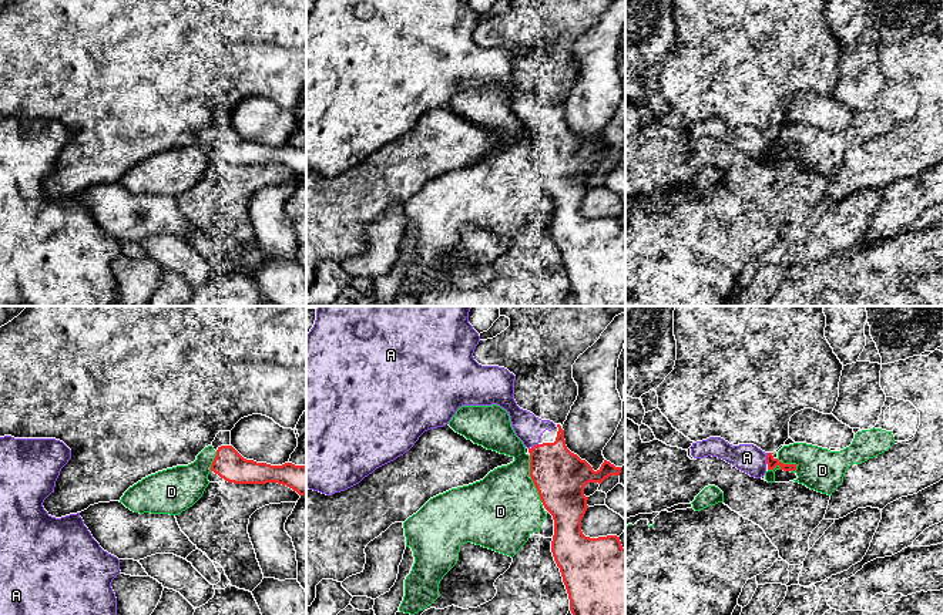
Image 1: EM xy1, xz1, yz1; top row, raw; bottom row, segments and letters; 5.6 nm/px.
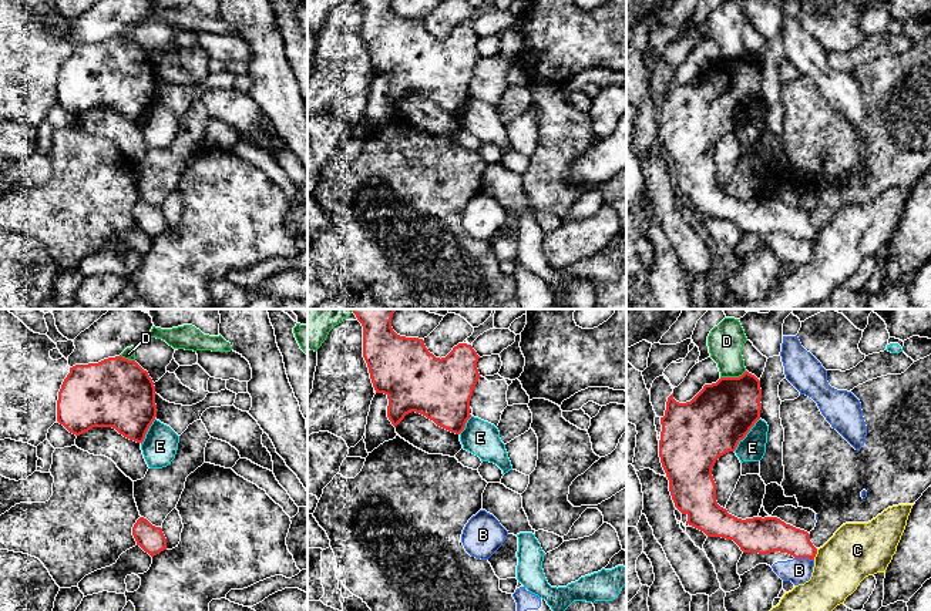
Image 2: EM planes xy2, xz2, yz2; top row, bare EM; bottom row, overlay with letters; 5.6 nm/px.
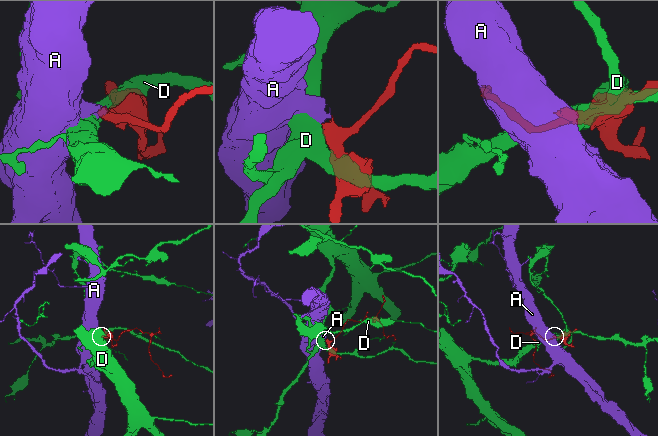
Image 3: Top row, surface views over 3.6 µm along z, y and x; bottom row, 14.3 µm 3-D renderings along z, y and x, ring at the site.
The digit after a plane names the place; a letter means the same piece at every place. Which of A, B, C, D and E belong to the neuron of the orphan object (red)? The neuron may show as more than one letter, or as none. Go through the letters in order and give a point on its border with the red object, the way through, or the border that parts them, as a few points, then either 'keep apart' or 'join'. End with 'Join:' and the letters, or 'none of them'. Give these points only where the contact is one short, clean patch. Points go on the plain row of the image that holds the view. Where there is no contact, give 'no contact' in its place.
A: meets red in yz1 at (767, 140); join
B: meets red in yz2 at (805, 238); keep apart
C: meets red in yz2 at (816, 234); border along yz2 (817, 230), (813, 239); keep apart
D: meets red in xz1 at (532, 160); keep apart
E: meets red in yz2 at (746, 114); border along yz2 (759, 98), (733, 131); keep apart
Join: A

